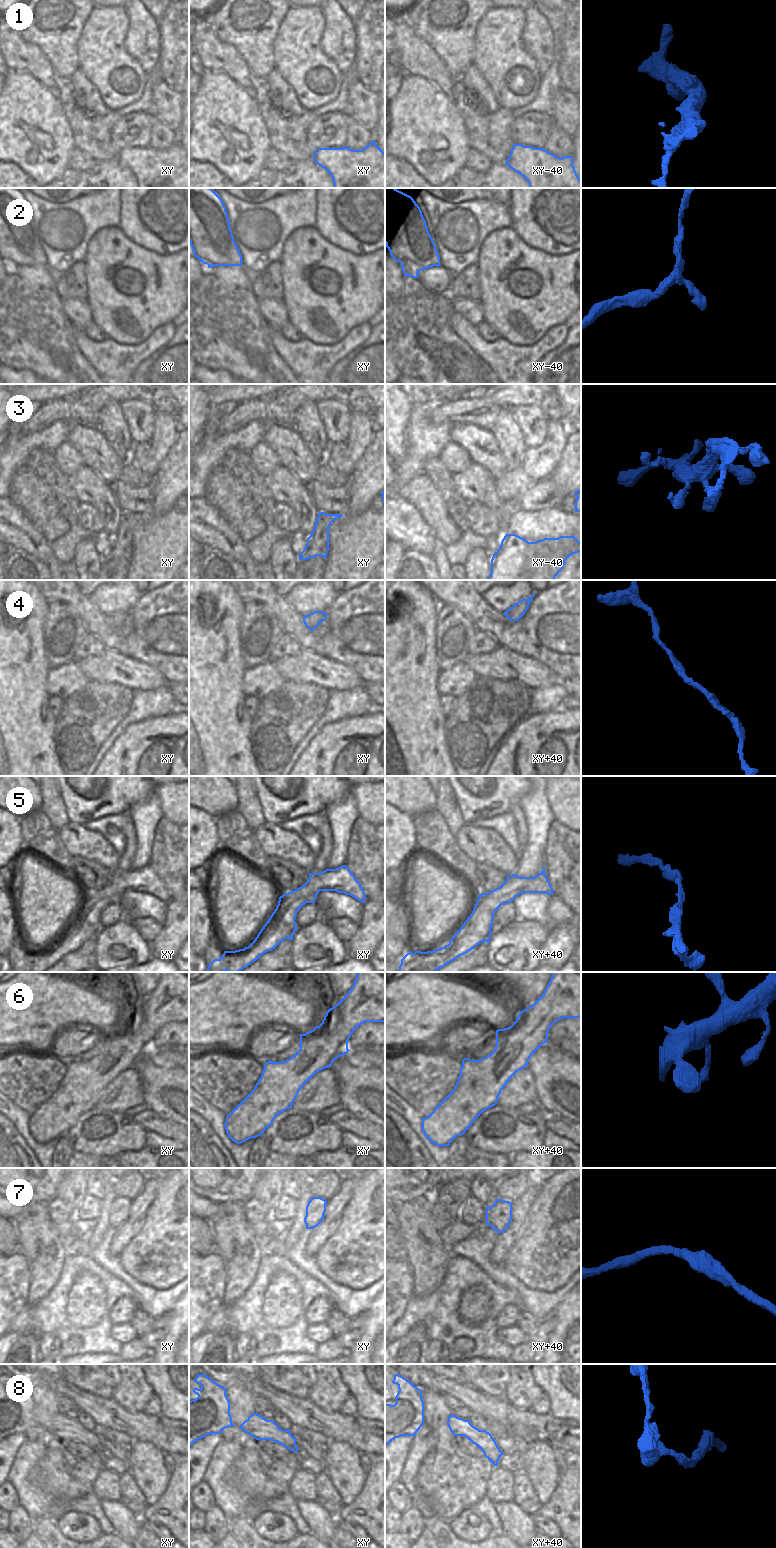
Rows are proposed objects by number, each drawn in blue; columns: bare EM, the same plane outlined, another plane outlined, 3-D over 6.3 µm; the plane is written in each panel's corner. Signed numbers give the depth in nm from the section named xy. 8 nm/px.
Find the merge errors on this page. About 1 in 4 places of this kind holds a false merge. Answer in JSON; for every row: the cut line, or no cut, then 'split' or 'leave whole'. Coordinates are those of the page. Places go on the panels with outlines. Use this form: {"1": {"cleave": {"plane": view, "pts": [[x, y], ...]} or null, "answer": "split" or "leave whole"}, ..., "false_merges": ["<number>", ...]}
{"1": {"cleave": null, "answer": "leave whole"}, "2": {"cleave": null, "answer": "leave whole"}, "3": {"cleave": null, "answer": "leave whole"}, "4": {"cleave": null, "answer": "leave whole"}, "5": {"cleave": null, "answer": "leave whole"}, "6": {"cleave": null, "answer": "leave whole"}, "7": {"cleave": null, "answer": "leave whole"}, "8": {"cleave": null, "answer": "leave whole"}, "false_merges": []}

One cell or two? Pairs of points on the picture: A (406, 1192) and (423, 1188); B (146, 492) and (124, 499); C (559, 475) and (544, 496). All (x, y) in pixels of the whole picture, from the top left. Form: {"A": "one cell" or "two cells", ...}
{"A": "one cell", "B": "one cell", "C": "two cells"}

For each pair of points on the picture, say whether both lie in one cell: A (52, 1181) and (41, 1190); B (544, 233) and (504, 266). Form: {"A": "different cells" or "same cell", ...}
{"A": "same cell", "B": "different cells"}

